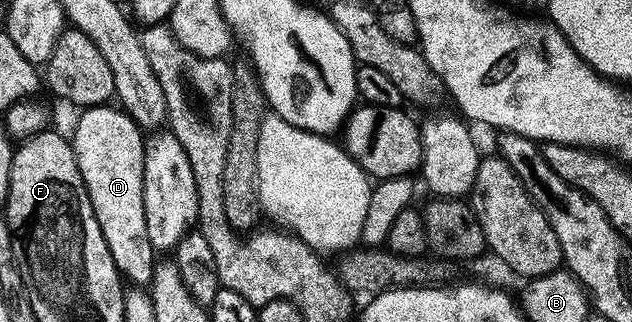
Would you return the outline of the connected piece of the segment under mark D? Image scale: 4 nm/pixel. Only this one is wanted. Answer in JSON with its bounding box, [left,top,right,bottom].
[70,104,158,288]

